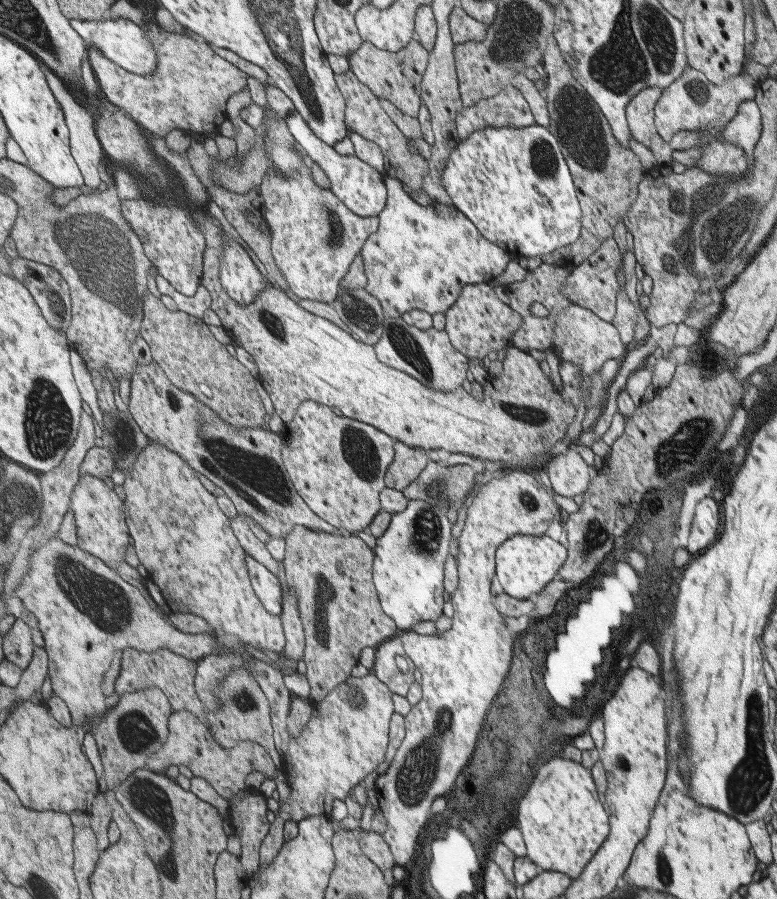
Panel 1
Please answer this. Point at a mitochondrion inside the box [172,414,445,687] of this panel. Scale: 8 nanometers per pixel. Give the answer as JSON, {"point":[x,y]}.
{"point":[324,598]}

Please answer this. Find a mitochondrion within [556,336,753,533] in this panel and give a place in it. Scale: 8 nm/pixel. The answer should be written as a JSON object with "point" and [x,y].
{"point":[680,449]}

